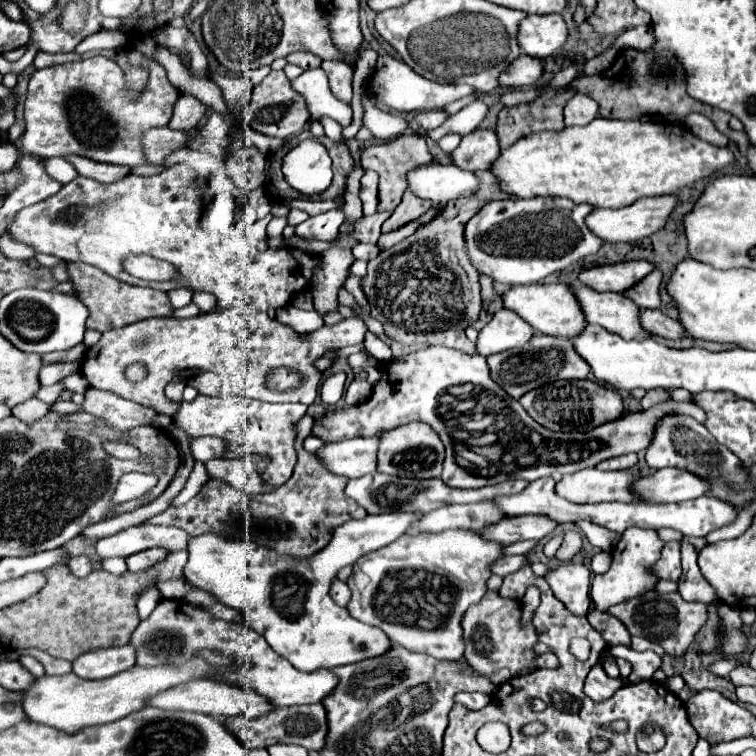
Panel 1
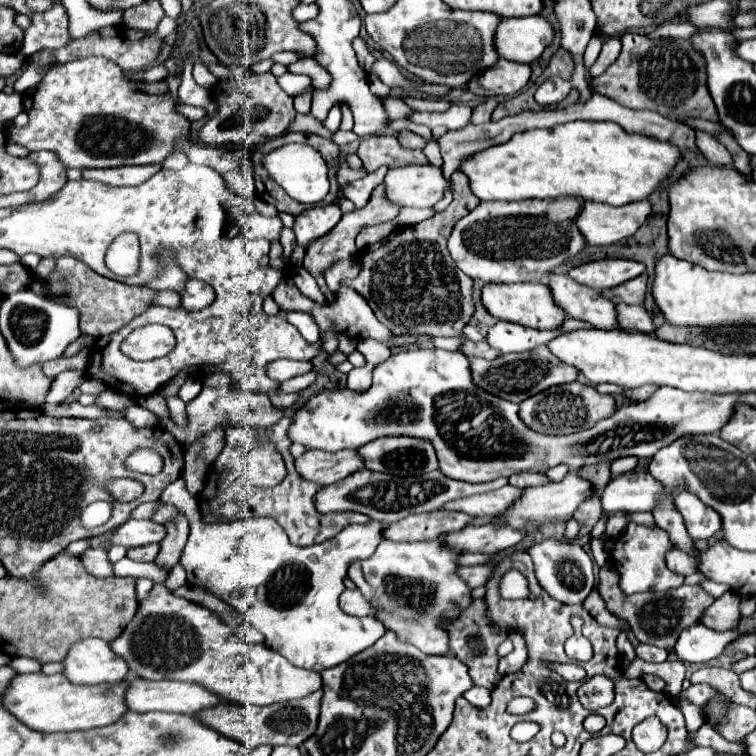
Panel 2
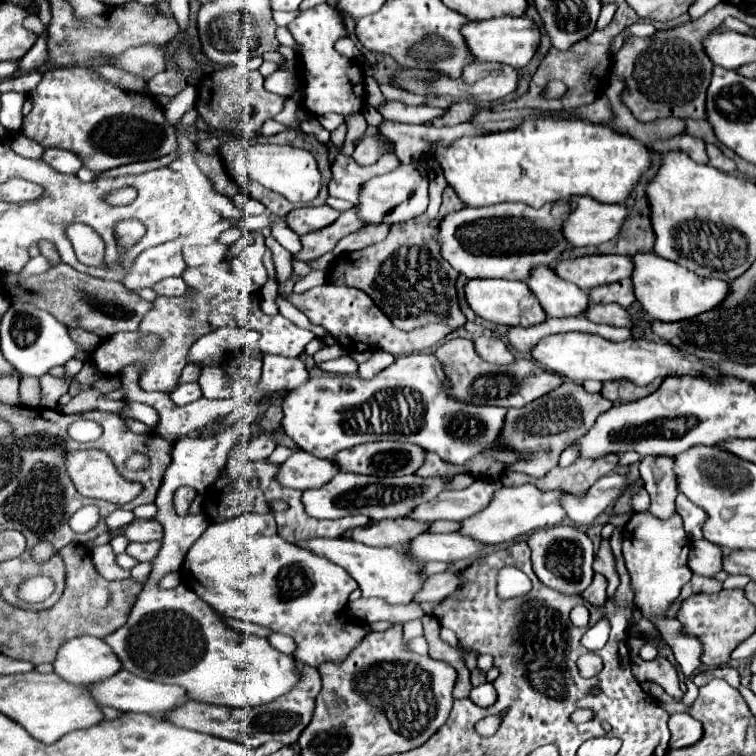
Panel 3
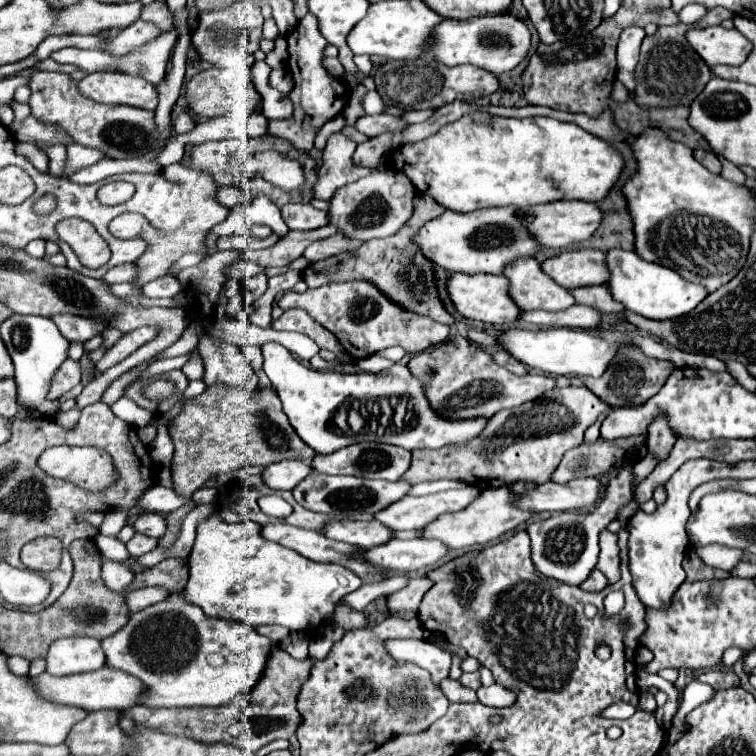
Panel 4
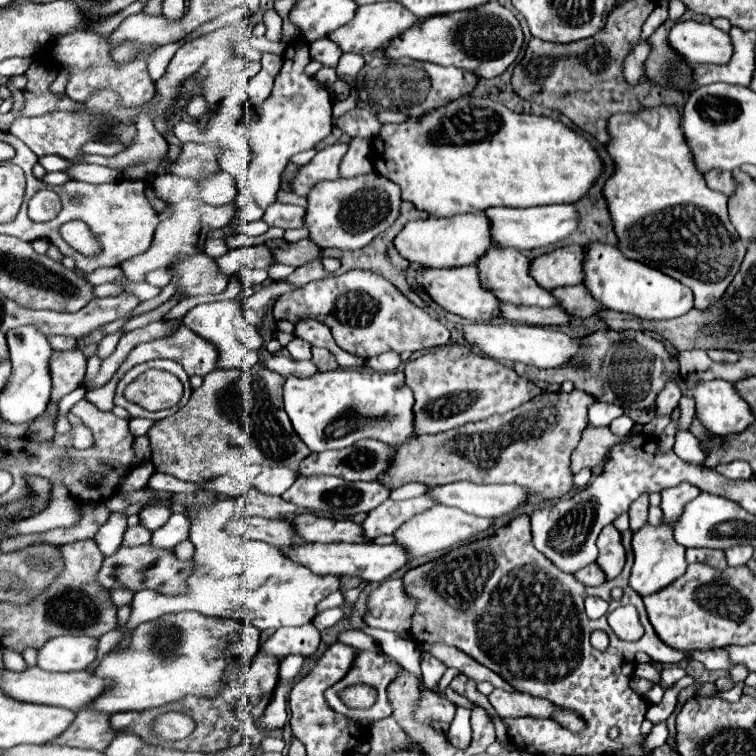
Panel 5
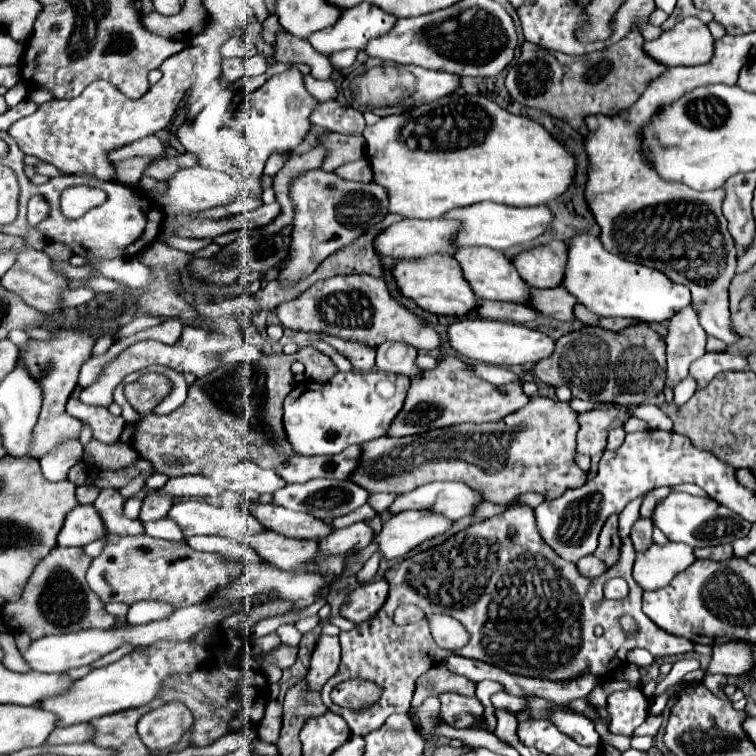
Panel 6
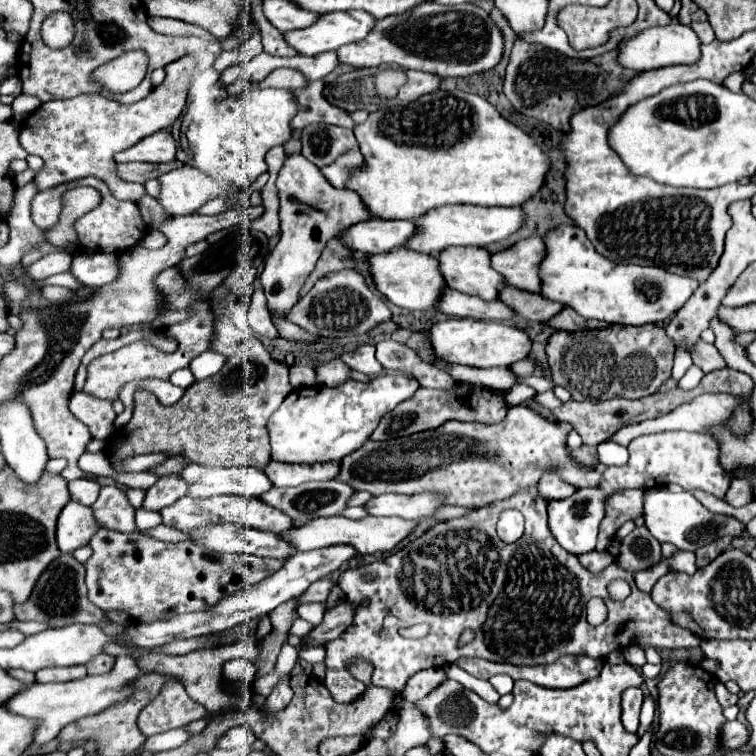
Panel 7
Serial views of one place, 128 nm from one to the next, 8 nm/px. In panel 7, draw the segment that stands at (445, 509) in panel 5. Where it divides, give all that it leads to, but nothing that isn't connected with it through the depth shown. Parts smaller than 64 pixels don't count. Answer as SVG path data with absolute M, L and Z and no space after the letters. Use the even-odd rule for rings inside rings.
M332 516L332 518L320 518L312 520L308 524L302 524L296 528L296 532L282 532L286 540L292 540L296 544L296 550L316 550L326 548L328 544L352 544L358 554L390 554L408 534L412 534L418 526L418 520L404 520L398 516L392 518L374 518L368 516L364 520L348 520L344 516Z

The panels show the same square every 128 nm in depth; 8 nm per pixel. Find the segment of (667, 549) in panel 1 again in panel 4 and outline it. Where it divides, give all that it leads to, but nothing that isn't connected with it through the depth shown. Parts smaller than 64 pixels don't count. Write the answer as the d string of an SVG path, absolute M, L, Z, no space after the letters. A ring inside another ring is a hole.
M708 544L708 546L694 546L694 552L700 556L700 560L706 566L720 568L720 570L732 570L740 560L742 552L724 544Z

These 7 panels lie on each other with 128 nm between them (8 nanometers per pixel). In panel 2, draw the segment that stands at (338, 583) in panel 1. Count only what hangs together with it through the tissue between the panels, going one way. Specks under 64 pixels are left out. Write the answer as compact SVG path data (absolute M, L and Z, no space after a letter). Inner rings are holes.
M346 588L340 594L340 608L352 616L368 616L368 602L364 600L364 596L360 594L358 588L354 588L354 590Z

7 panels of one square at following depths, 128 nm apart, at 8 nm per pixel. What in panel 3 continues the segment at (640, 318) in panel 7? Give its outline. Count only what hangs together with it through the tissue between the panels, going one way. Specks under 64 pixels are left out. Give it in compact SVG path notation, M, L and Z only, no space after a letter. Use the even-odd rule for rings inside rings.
M636 254L636 256L632 256L632 262L636 264L636 272L632 274L636 300L642 304L642 308L652 318L662 320L662 322L688 320L702 312L714 310L730 294L730 286L726 280L700 278L698 274L690 272L688 268L682 268L680 264L676 264L672 260L664 260L656 254Z

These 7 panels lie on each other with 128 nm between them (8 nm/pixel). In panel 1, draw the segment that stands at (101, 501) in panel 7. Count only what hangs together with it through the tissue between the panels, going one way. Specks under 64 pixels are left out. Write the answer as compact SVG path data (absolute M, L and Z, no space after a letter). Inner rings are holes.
M150 548L150 550L144 550L140 554L128 556L126 564L128 564L130 572L140 572L140 570L146 570L146 568L162 562L166 556L168 556L168 552L164 552L164 548Z

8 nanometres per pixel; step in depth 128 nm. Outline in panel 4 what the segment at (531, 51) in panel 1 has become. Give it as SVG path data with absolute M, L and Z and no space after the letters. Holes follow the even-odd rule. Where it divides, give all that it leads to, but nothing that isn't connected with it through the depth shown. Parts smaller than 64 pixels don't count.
M508 12L496 16L476 16L468 20L444 20L440 26L436 26L434 44L428 54L444 62L446 66L474 64L488 72L504 74L526 58L530 50L530 38L532 36L528 26Z

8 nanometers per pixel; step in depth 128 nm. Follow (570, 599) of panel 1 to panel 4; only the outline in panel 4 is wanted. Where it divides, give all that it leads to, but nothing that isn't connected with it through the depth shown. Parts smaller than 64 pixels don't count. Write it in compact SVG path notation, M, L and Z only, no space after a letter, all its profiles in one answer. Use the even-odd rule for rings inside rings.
M626 464L618 476L610 478L608 490L604 498L596 504L592 512L564 512L558 516L550 516L540 522L532 522L526 526L526 532L532 540L532 564L534 568L546 576L560 580L562 584L570 586L580 586L590 572L596 566L598 560L598 534L612 522L616 520L618 508L630 502L632 498L632 464Z

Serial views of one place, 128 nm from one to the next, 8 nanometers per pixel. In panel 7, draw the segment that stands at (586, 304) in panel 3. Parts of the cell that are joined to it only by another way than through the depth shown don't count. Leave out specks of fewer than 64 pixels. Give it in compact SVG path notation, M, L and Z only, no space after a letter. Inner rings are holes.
M476 246L448 248L448 252L440 252L438 260L440 260L442 276L448 288L452 290L458 290L470 296L480 296L484 300L496 300L500 288L506 284L506 278L490 266L490 252L486 248L476 248Z

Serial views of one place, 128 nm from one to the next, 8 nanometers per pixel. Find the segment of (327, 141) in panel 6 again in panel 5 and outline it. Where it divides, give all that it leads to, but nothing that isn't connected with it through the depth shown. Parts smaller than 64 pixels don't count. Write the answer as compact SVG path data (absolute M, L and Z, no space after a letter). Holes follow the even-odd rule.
M354 138L350 142L350 150L344 156L342 164L340 164L340 174L346 178L354 178L354 176L362 176L368 172L374 172L374 164L372 164L372 140L368 138Z

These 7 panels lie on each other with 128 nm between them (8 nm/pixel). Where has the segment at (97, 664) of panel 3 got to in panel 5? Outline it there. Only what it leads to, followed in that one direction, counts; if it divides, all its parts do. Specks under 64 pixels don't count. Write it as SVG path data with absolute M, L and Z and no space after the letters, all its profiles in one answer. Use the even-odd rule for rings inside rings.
M60 636L38 650L38 666L48 672L86 670L96 658L98 640L88 636Z

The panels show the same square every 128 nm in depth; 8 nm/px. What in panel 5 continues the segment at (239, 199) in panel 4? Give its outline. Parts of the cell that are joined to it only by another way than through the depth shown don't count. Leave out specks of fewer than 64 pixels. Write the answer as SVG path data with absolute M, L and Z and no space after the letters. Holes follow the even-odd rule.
M218 172L216 176L210 176L206 180L200 180L194 190L192 190L192 196L200 198L202 202L206 204L212 204L212 206L224 206L224 204L230 204L236 200L236 182L230 174L226 172Z

